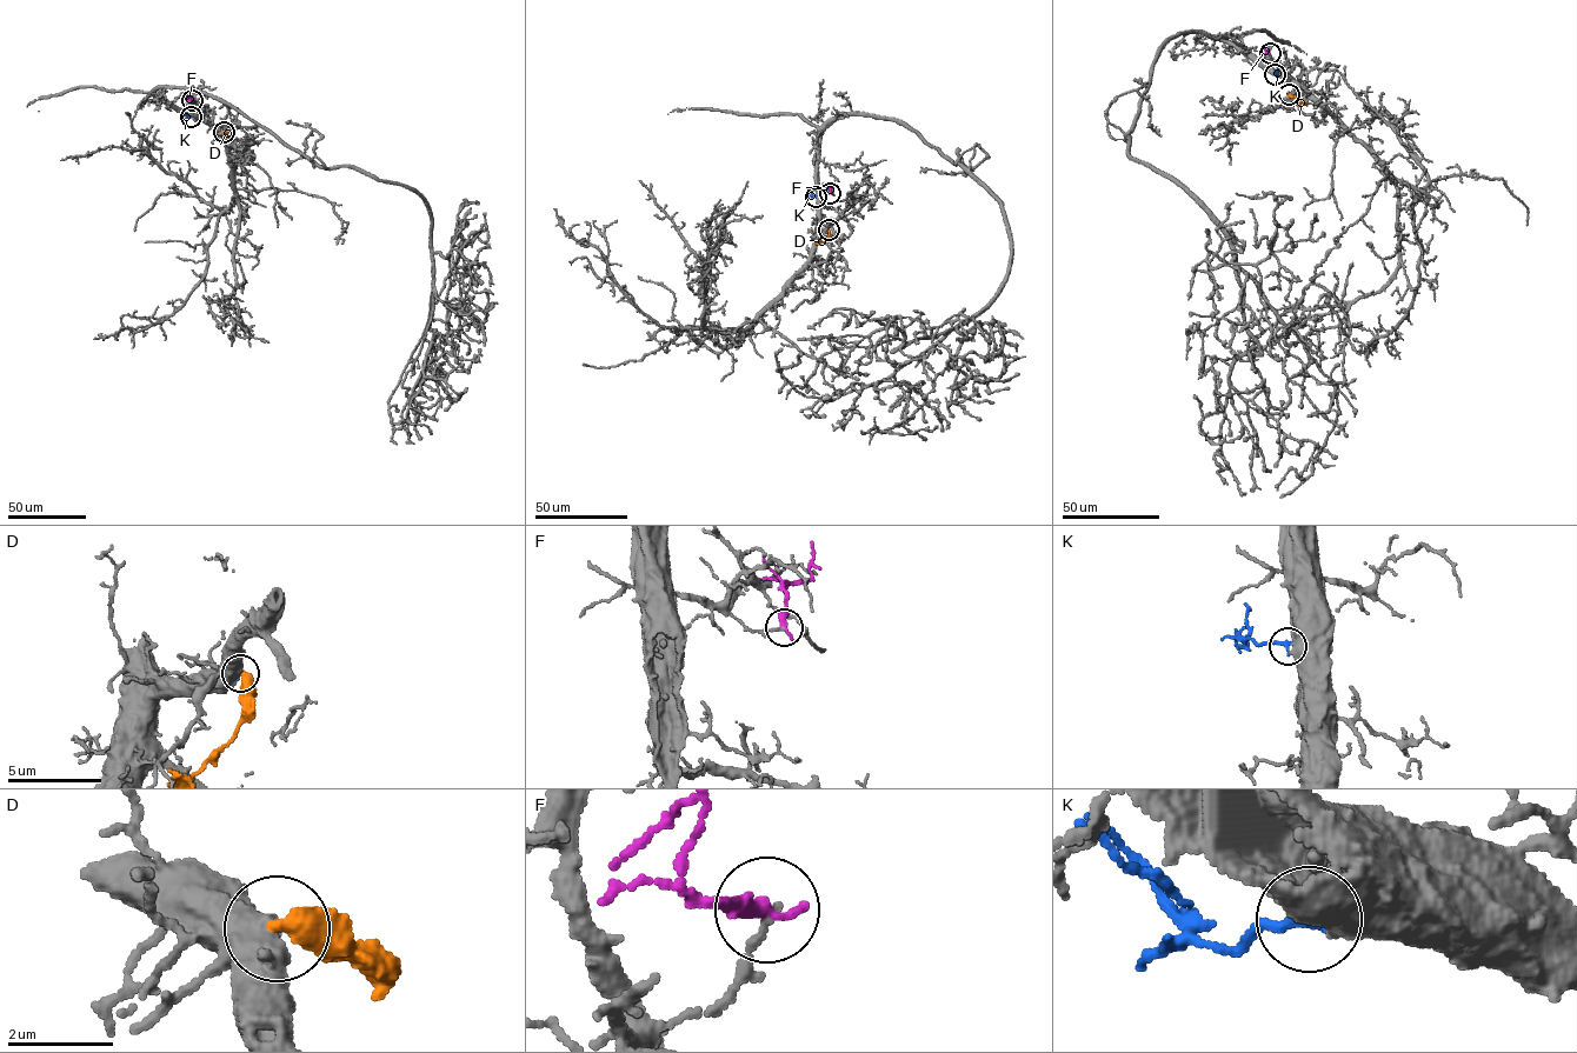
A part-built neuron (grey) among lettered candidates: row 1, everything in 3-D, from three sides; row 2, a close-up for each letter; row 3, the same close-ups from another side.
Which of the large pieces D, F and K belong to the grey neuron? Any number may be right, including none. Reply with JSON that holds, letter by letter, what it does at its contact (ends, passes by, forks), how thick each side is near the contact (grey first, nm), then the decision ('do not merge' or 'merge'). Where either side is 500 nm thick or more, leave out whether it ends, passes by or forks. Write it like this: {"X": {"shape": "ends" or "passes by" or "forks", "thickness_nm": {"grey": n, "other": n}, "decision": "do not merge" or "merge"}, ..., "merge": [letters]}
{"D": {"thickness_nm": {"grey": 800, "other": 480}, "decision": "do not merge"}, "F": {"shape": "ends", "thickness_nm": {"grey": 160, "other": 360}, "decision": "do not merge"}, "K": {"thickness_nm": {"grey": 700, "other": 240}, "decision": "merge"}, "merge": ["K"]}

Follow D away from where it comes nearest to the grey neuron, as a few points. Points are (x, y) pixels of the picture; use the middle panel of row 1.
D: (827, 230), (827, 237), (816, 244)

